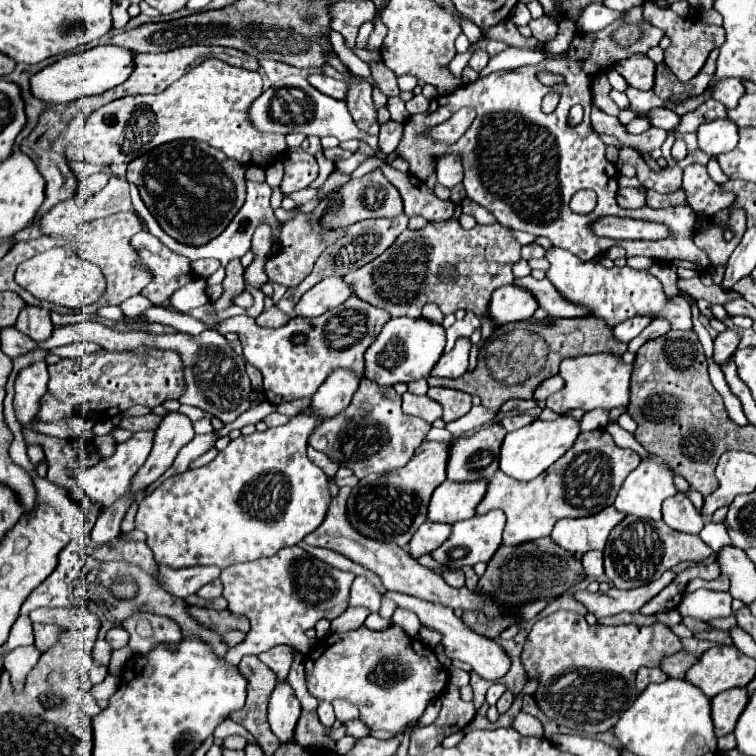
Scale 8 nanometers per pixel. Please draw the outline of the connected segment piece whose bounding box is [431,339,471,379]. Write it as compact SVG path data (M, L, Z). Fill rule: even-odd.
M459 339L451 353L443 353L439 363L433 367L431 377L449 377L449 379L461 377L467 371L469 349L471 349L471 341L469 339Z

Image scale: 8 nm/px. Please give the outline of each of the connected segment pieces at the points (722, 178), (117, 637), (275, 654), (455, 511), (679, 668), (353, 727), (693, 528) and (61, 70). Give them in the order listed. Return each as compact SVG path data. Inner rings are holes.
M711 159L711 161L707 163L707 169L709 169L709 177L711 177L715 183L725 183L725 181L729 181L729 177L721 171L717 159Z
M113 627L109 633L107 633L107 643L113 647L113 649L121 649L129 643L129 633L123 629L123 627Z
M277 645L273 647L269 653L261 653L259 659L271 669L275 671L275 677L277 681L285 681L287 679L287 673L289 673L289 667L291 667L291 659L293 659L293 647L287 647L287 645Z
M487 479L473 483L455 483L443 481L431 497L429 503L429 519L435 523L457 523L463 519L471 519L475 515L475 507L483 499L487 491Z
M681 649L681 651L677 651L677 655L669 655L667 659L663 659L663 663L659 665L669 677L679 677L679 679L683 679L685 677L685 671L693 665L693 663L697 663L697 659L699 659L699 655L693 655L693 653L687 653L685 649Z
M353 719L349 723L345 723L345 735L351 735L351 737L365 737L369 733L369 727L363 725L359 719Z
M677 493L669 499L665 499L665 503L663 503L663 521L675 531L691 533L691 535L697 535L705 525L705 519L693 507L693 503L687 499L685 493Z
M97 45L87 51L69 53L55 61L53 65L47 65L39 73L31 77L31 91L37 99L49 101L49 103L69 103L79 97L87 95L99 95L105 93L123 81L129 79L129 73L133 73L135 67L135 53L119 47L119 45Z

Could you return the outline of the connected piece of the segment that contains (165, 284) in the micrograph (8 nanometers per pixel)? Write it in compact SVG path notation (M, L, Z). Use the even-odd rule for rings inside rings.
M147 231L133 235L131 243L139 255L139 263L149 269L153 277L151 283L141 291L141 295L147 297L153 305L169 299L181 285L195 279L189 259L175 255L165 245L161 245L161 241L157 243L157 239Z

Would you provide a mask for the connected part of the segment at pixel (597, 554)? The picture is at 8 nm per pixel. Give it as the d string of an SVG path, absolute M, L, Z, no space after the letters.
M589 551L583 557L583 567L589 577L601 577L603 575L603 551Z

